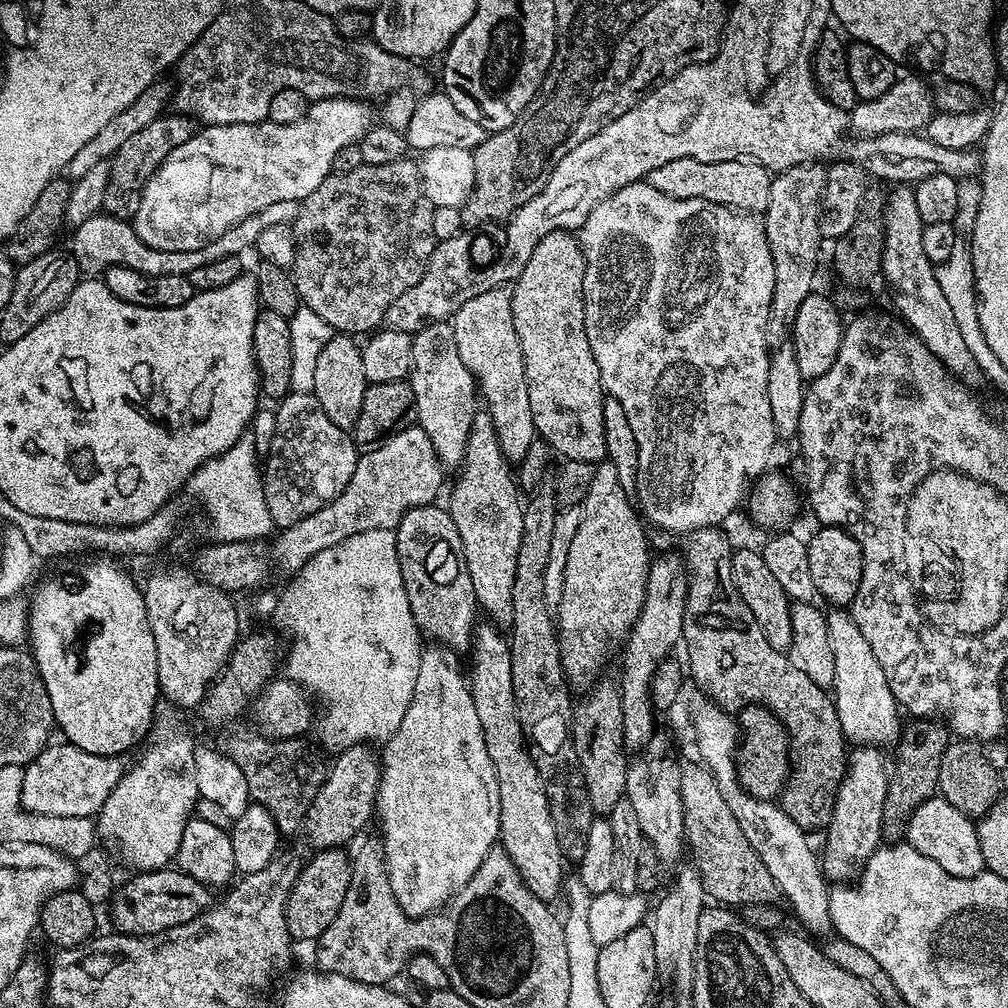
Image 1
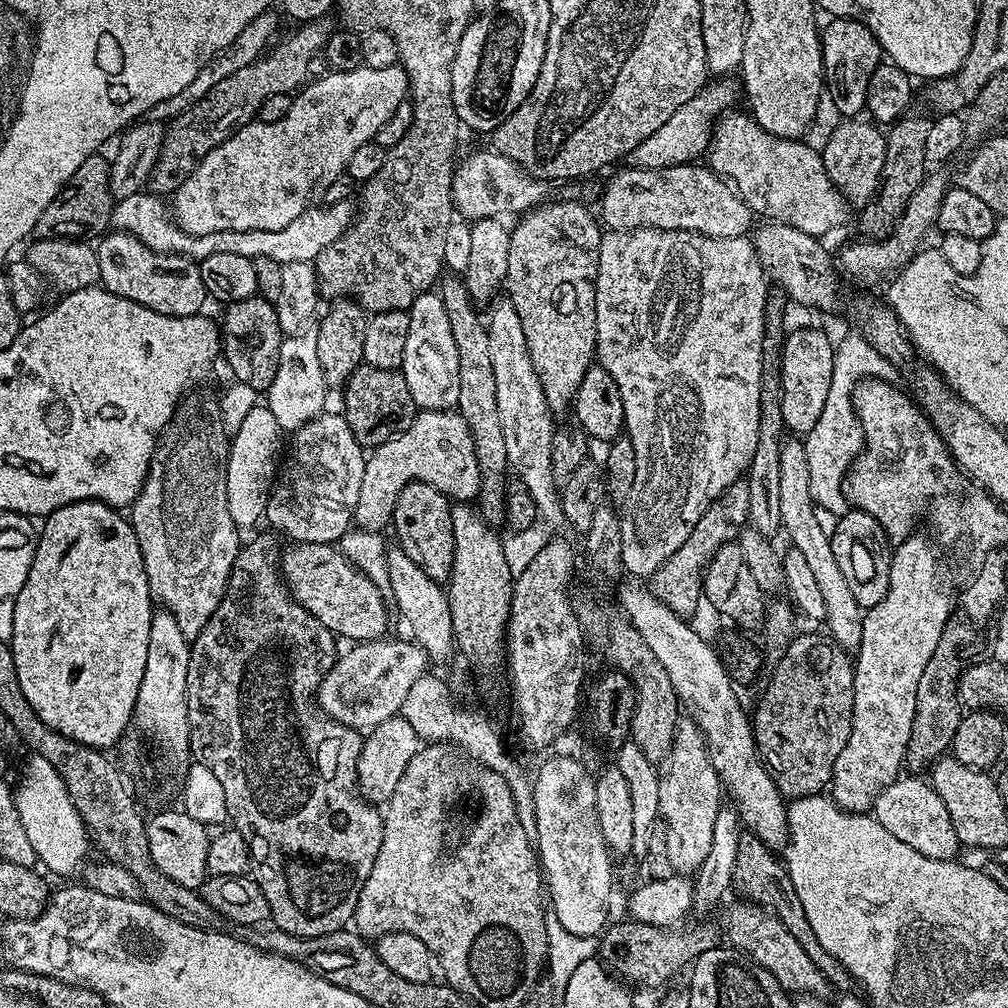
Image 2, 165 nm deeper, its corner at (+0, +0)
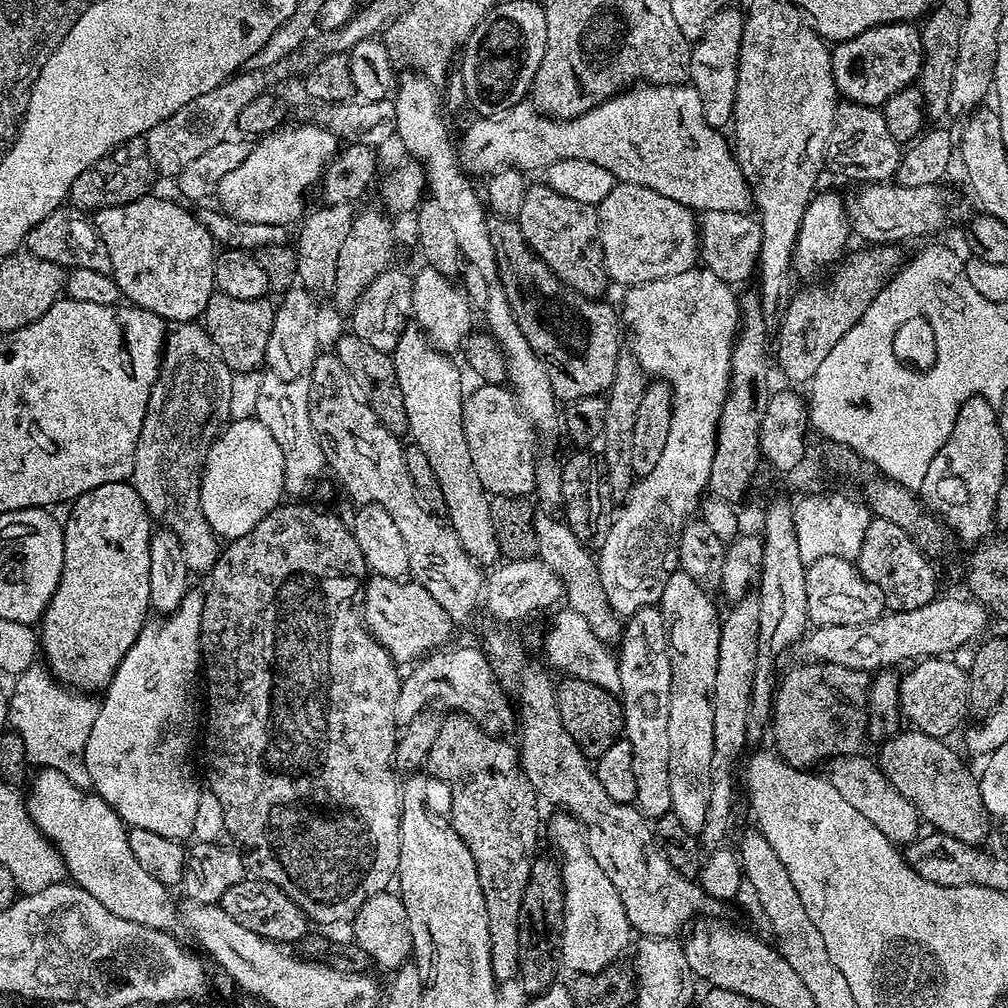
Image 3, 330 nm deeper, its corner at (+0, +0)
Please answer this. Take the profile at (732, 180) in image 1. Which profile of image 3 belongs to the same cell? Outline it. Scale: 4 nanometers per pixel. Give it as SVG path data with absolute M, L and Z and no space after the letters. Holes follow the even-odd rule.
M617 182L610 194L602 198L598 211L604 265L608 271L608 279L613 285L645 284L697 267L700 254L698 216L693 209L682 206L682 202L674 202L674 198L666 198L666 194L658 194L658 190L650 190L646 186Z

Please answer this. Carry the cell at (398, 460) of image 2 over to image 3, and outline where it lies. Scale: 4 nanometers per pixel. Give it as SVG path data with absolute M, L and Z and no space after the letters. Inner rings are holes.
M481 383L479 387L465 395L462 410L462 426L470 458L474 458L474 470L478 470L482 486L492 496L528 496L536 487L538 455L534 426L504 384Z

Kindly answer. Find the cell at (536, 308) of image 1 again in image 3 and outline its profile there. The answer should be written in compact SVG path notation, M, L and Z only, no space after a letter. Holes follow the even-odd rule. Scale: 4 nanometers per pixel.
M537 182L529 187L524 194L522 210L518 217L518 223L526 242L533 252L550 266L555 274L567 288L572 288L578 294L593 298L603 297L604 287L609 287L608 271L604 265L602 254L602 242L600 241L600 213L591 204L574 202L574 198L566 198L566 194L558 194L558 190L550 190L547 184Z

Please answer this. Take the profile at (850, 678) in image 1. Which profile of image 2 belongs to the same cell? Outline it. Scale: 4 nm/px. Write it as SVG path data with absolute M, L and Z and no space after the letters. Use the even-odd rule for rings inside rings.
M788 438L783 441L779 481L782 532L784 536L788 535L787 543L806 557L806 563L818 582L818 590L822 590L822 602L826 602L824 620L826 625L828 624L827 635L838 647L855 650L862 642L862 609L854 598L854 593L850 591L838 562L834 559L829 532L822 530L818 523L817 507L810 498L810 469L803 439Z

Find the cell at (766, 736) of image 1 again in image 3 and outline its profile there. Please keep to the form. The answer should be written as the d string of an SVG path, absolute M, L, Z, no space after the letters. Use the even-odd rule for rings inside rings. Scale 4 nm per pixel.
M819 662L797 665L783 673L774 693L770 736L776 739L774 748L780 759L795 768L812 770L823 760L857 755L866 741L869 673Z

